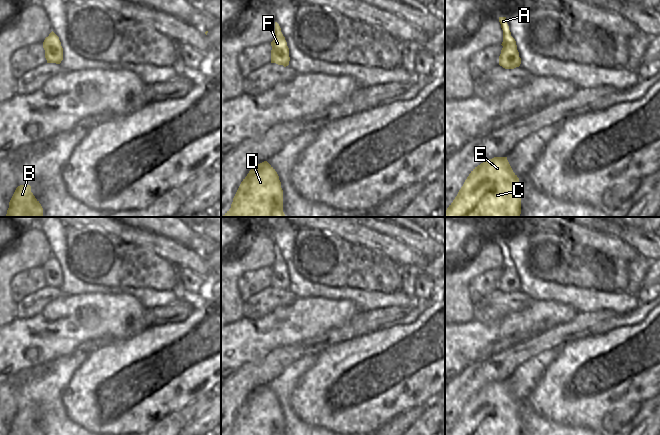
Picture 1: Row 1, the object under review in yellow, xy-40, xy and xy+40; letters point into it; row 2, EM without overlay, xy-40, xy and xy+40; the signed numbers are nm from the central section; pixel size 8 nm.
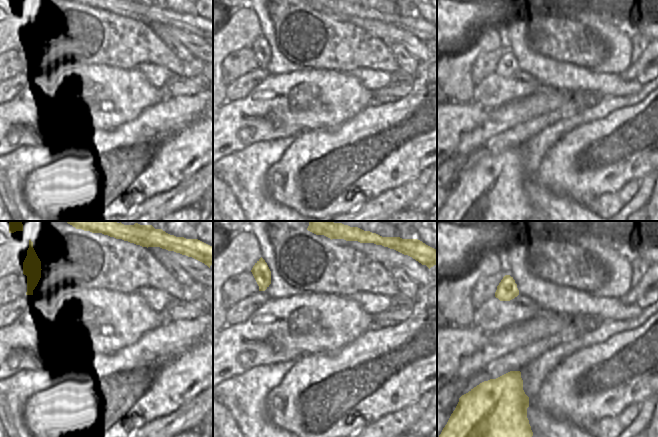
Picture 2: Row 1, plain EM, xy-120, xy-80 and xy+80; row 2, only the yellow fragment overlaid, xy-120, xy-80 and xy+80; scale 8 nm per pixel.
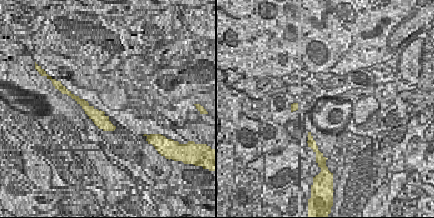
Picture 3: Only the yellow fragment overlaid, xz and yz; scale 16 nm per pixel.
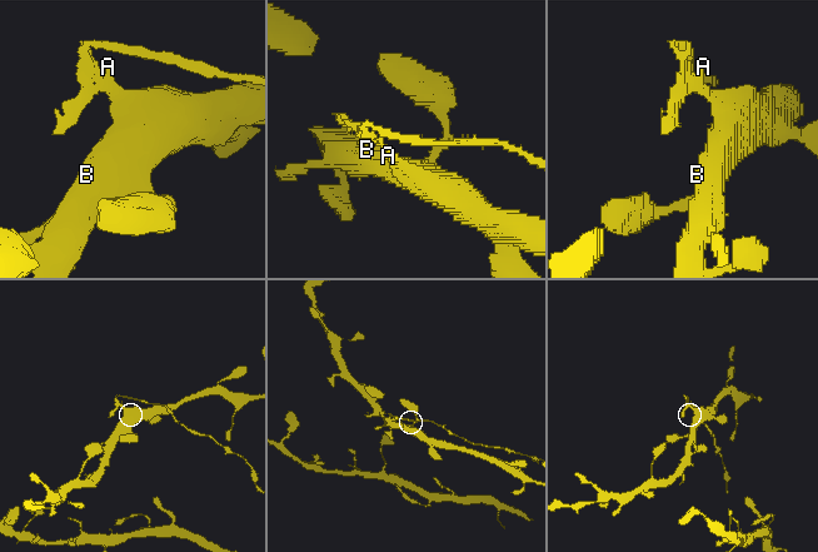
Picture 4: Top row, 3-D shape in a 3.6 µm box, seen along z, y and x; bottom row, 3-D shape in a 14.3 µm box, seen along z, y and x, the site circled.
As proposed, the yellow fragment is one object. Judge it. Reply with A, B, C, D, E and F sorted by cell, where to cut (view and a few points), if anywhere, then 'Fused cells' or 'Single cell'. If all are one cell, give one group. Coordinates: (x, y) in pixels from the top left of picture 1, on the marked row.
Groups: A F / B C D E. Split along xy+40 (518, 54), (503, 67). Fused cells

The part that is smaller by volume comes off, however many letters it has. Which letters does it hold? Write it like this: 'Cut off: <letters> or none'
Cut off: A, F

